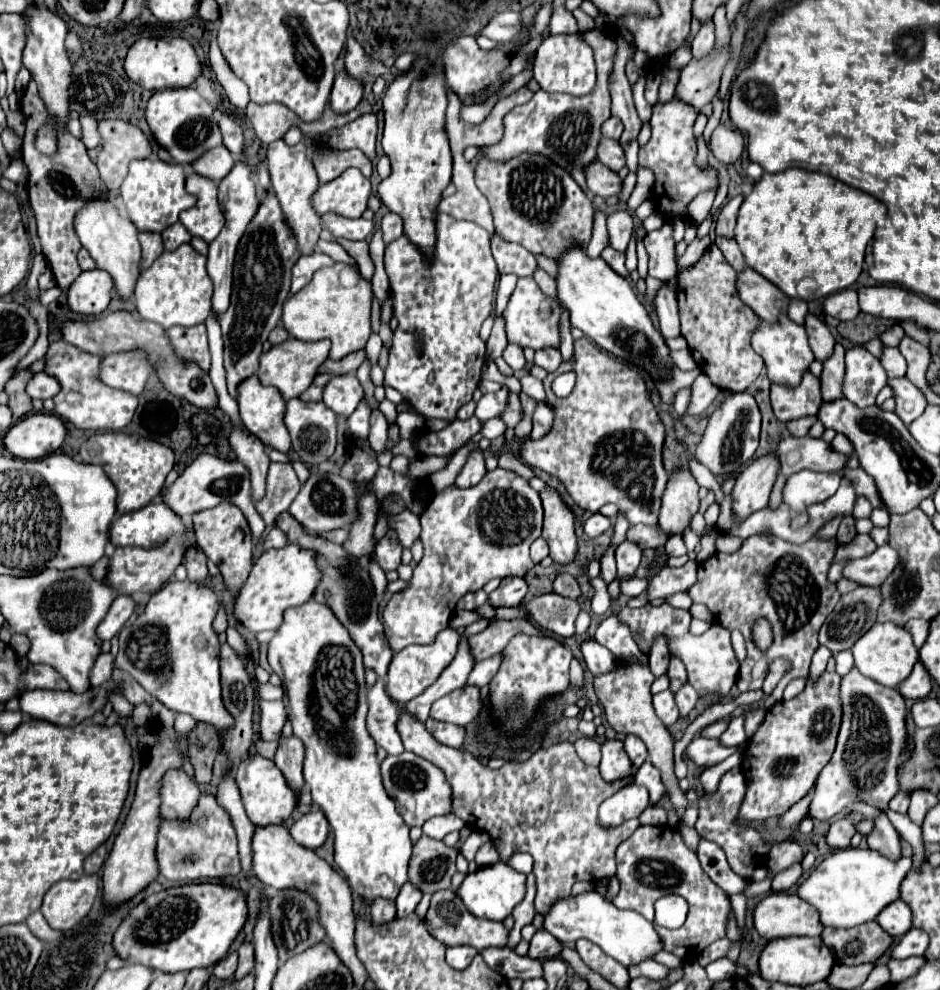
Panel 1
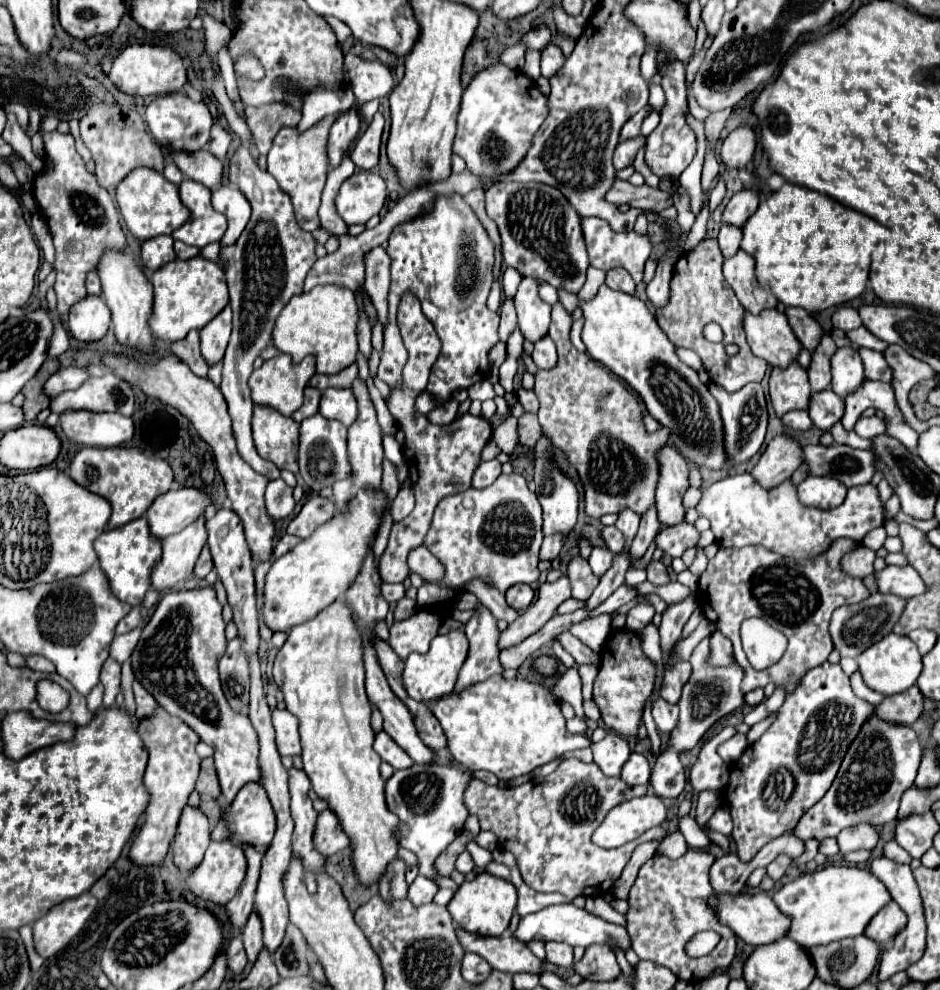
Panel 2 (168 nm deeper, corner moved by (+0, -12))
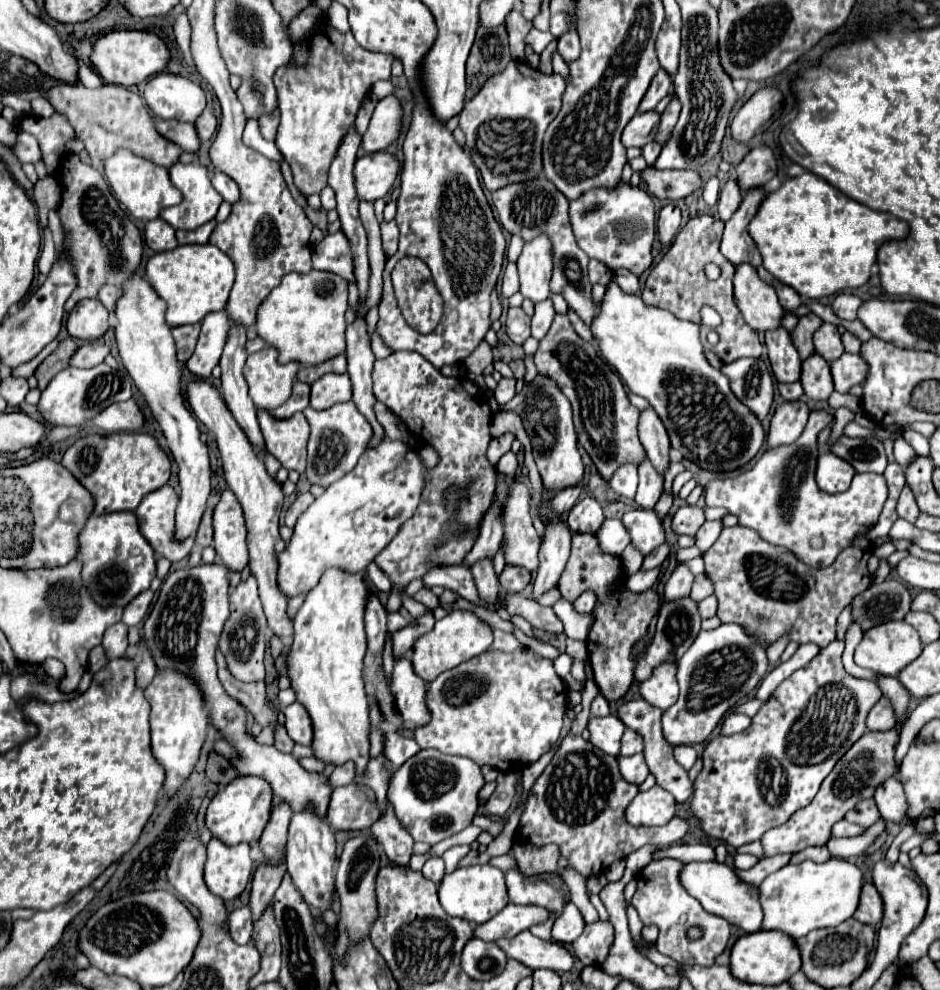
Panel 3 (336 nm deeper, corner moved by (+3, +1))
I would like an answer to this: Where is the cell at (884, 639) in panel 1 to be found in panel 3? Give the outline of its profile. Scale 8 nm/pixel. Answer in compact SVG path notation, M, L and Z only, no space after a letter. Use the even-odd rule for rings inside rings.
M896 620L896 622L886 622L870 628L864 634L862 642L858 644L854 660L858 662L858 666L874 670L882 676L896 676L904 666L914 662L920 654L922 654L922 642L916 628L904 620Z

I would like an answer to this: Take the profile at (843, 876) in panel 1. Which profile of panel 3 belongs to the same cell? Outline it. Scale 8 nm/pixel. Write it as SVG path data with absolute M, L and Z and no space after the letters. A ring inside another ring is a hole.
M830 858L824 864L816 864L812 860L788 864L770 874L758 886L758 900L764 912L762 930L780 930L796 940L816 928L838 926L858 908L862 882L864 874L858 870L858 866L840 858Z

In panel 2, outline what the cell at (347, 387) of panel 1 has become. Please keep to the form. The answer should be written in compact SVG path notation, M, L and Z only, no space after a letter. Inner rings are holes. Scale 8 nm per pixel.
M325 389L321 399L323 399L323 417L337 419L345 427L353 425L353 421L359 415L359 409L351 389Z

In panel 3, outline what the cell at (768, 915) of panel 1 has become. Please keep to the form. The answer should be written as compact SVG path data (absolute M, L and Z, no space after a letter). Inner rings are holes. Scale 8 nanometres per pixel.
M716 860L710 862L688 862L680 870L680 882L684 890L694 896L710 914L722 916L730 924L744 928L746 932L756 932L762 924L762 910L758 910L758 890L750 884L744 884L730 866Z

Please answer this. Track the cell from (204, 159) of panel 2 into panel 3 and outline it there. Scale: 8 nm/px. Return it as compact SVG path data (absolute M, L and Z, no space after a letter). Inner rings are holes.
M154 118L154 126L156 126L156 130L164 138L168 138L170 142L176 142L178 146L182 146L182 150L186 150L186 152L198 152L200 150L198 134L194 132L194 126L192 124L178 122L178 120Z

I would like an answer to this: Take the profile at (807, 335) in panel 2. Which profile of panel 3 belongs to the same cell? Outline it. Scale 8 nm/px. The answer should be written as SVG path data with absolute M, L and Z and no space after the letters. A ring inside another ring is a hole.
M774 280L772 286L774 286L774 290L778 294L778 300L780 300L784 310L796 310L802 304L800 296L798 296L798 292L794 288L790 288L790 286L786 286L786 284L778 282L778 280Z

